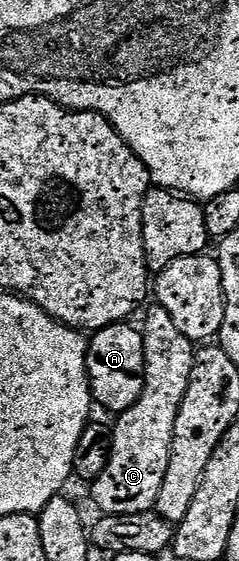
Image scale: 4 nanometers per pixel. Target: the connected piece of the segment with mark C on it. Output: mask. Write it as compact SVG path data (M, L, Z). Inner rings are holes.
M156 304L150 305L149 315L145 318L145 326L143 325L143 344L145 345L145 390L137 403L130 410L125 411L116 419L117 426L112 427L113 432L113 451L111 452L111 460L107 464L105 471L91 484L93 490L93 502L101 509L102 515L106 514L148 514L157 505L157 497L163 488L163 480L167 476L167 468L171 460L171 448L173 447L173 437L175 436L175 420L179 416L179 410L183 404L183 400L187 396L187 386L191 380L191 372L195 365L195 344L187 336L183 336L183 332L179 332L178 325L175 320L167 313L162 306Z

